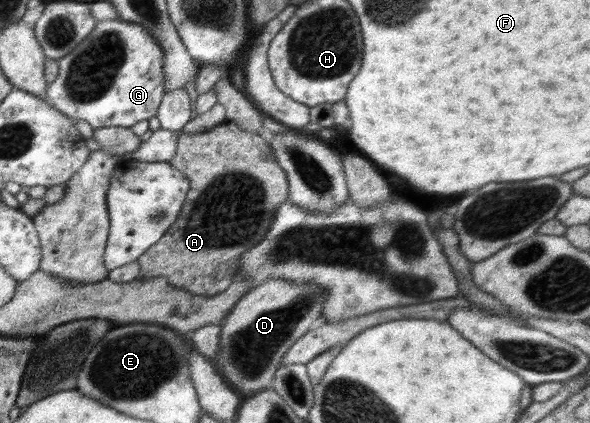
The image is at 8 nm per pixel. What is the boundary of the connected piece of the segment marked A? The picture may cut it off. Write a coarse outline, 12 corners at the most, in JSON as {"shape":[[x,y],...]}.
{"shape":[[232,121],[177,140],[176,222],[136,260],[210,298],[288,200],[288,175]]}

